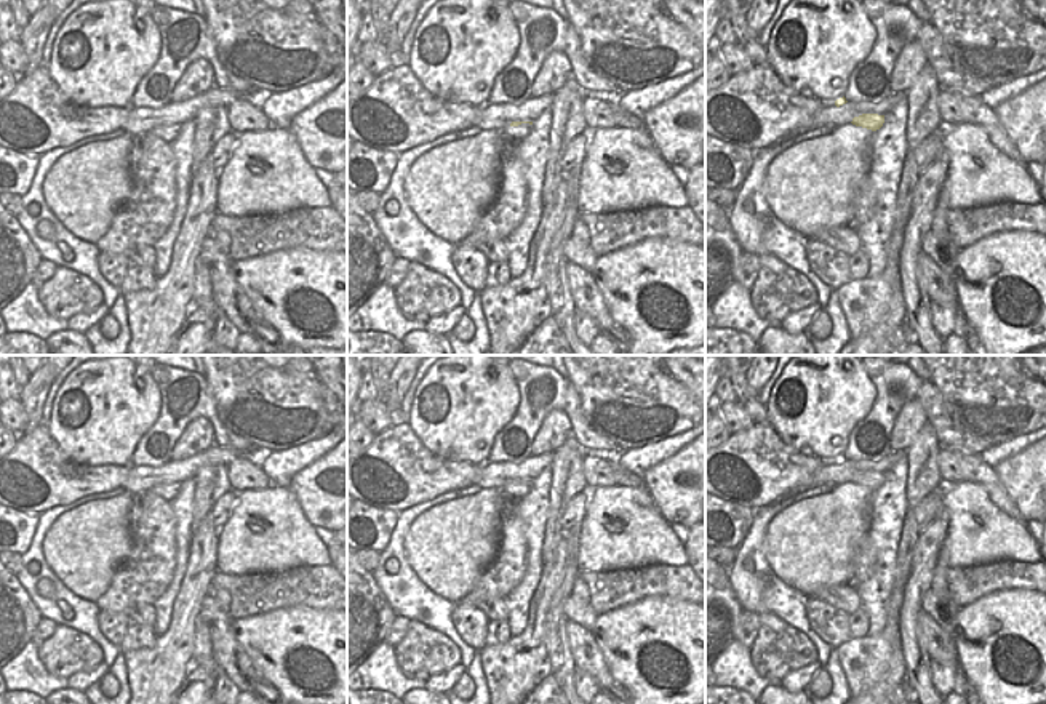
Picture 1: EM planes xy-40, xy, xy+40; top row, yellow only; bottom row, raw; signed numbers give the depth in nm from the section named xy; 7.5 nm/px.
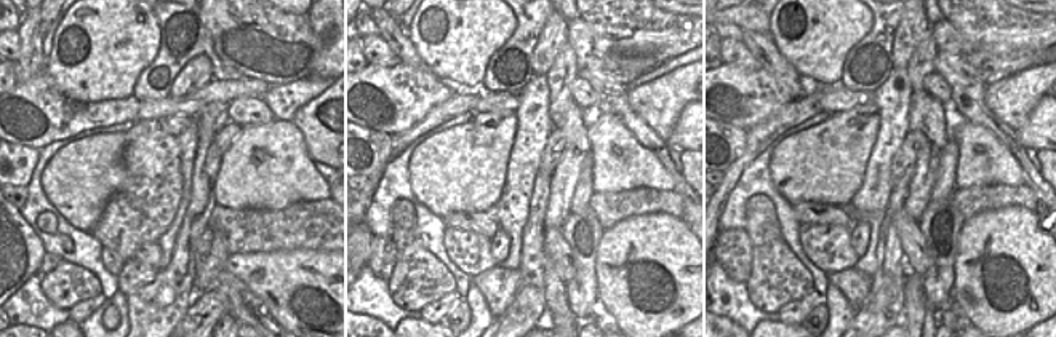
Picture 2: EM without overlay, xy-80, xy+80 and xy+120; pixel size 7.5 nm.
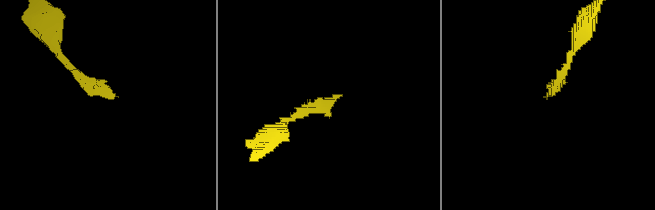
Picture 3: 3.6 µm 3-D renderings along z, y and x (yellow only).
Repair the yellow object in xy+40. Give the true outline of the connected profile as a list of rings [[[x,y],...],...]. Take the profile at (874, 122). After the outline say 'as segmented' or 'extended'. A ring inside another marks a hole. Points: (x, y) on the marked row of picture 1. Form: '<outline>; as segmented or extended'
[[[862,114],[859,117],[854,117],[852,125],[856,126],[862,126],[872,131],[876,131],[883,126],[884,123],[884,115],[878,115],[878,114]]]; as segmented

